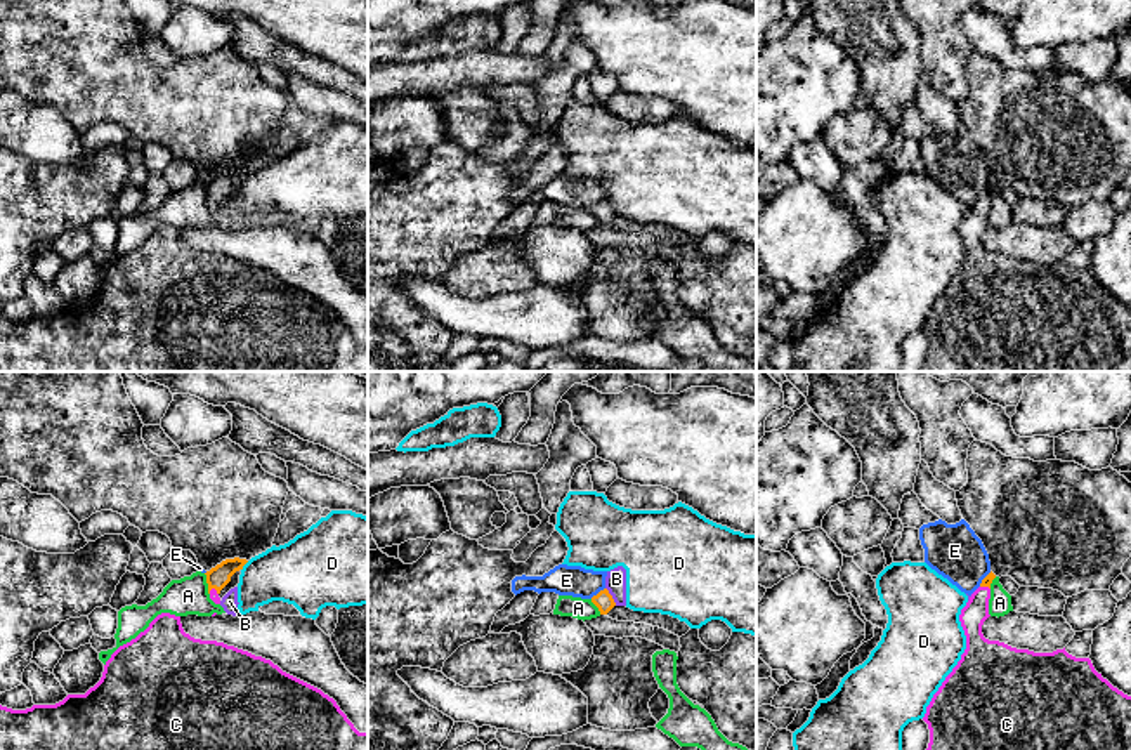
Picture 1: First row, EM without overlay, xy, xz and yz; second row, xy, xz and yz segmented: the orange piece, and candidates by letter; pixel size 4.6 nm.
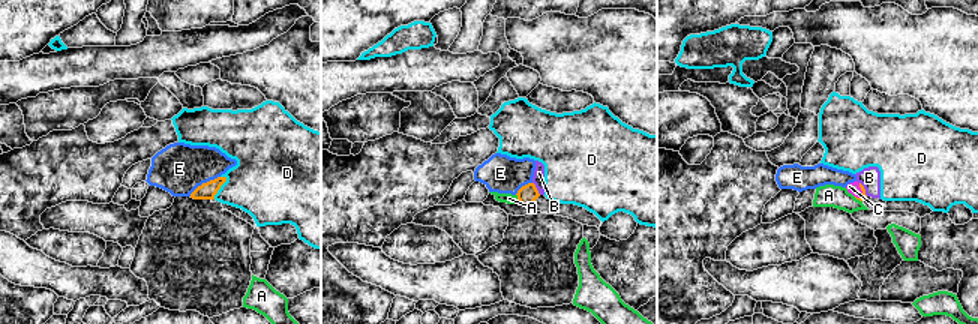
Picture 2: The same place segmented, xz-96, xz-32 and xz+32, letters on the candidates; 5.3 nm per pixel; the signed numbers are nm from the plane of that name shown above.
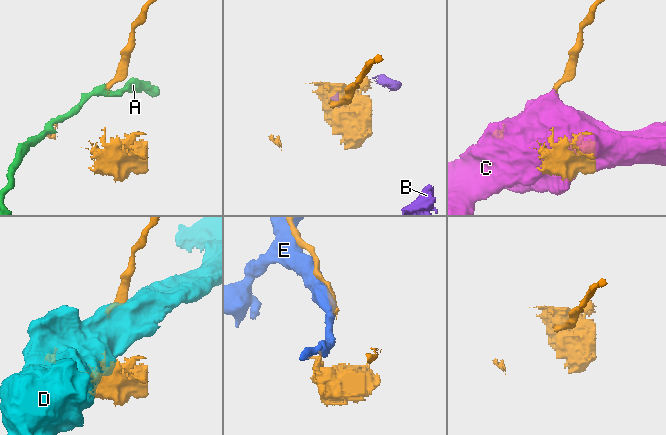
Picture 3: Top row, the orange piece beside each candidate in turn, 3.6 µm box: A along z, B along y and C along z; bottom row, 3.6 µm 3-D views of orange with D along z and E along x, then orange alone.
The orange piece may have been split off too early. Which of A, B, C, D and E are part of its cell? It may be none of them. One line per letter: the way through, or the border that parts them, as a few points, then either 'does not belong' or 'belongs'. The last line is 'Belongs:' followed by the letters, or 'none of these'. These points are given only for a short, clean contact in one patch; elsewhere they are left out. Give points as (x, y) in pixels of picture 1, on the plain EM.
A: border xy (203, 184), (209, 205); does not belong
B: border xz (606, 198), (616, 216); does not belong
C: belongs
D: border xy (248, 172), (241, 181); does not belong
E: does not belong
Belongs: C

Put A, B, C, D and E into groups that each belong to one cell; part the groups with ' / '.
A / B D / C / E

